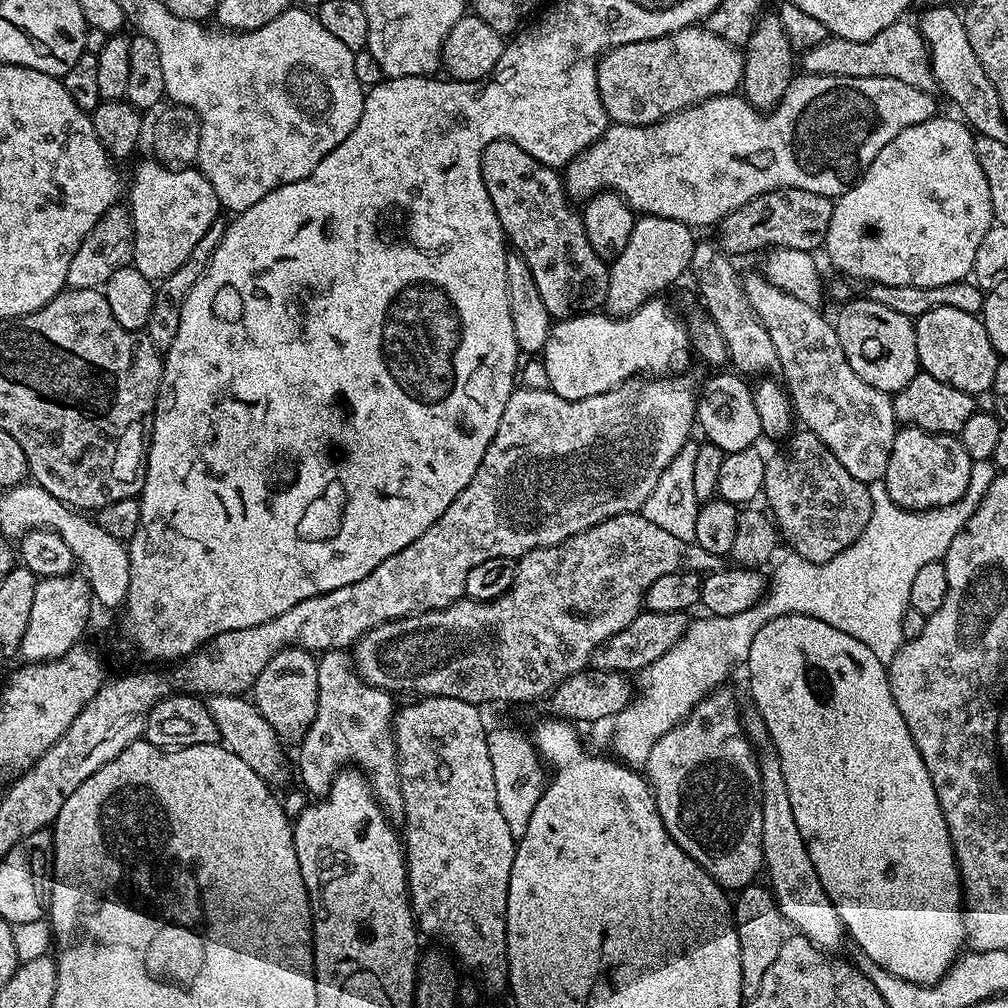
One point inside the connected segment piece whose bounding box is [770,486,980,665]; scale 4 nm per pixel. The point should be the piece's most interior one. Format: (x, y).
(863, 591)

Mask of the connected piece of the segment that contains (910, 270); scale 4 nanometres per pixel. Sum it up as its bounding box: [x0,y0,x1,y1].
[824,114,994,286]

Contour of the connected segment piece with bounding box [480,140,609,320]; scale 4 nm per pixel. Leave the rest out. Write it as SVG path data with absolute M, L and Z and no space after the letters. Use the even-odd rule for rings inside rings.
M512 140L490 142L480 159L480 169L494 214L498 214L498 222L511 247L512 244L516 247L515 255L530 266L534 286L538 286L538 294L549 314L556 320L565 320L603 309L609 265L594 254L594 246L586 238L584 217L572 209L573 201L561 173L551 164L543 164L526 154Z

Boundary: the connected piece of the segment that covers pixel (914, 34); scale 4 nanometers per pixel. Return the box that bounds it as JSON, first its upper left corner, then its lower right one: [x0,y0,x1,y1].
[800,18,937,93]

